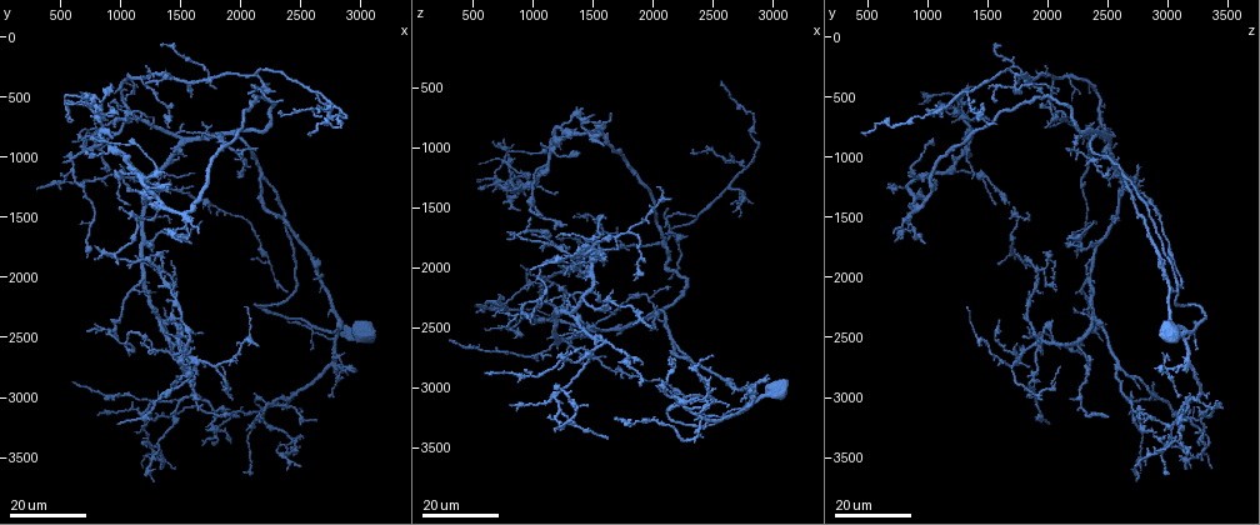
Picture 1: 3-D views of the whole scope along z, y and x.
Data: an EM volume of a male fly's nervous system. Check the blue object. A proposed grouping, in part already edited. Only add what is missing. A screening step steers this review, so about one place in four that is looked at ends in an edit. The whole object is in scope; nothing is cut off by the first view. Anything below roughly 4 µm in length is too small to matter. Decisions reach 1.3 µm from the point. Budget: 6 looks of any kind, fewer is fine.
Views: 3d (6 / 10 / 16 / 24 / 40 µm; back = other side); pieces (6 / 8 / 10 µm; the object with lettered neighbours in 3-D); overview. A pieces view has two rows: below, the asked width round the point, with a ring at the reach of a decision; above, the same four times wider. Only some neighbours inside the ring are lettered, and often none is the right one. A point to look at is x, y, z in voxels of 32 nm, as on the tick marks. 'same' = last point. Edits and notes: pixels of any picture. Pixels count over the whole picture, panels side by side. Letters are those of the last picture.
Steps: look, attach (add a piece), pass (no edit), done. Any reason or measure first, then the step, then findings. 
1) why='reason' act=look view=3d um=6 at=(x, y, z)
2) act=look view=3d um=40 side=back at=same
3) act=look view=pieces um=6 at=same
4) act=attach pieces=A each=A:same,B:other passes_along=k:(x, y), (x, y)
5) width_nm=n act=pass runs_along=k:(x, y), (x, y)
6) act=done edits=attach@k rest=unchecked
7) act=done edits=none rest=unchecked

why='free end' act=look view=3d um=16 at=(980, 3220, 2020)

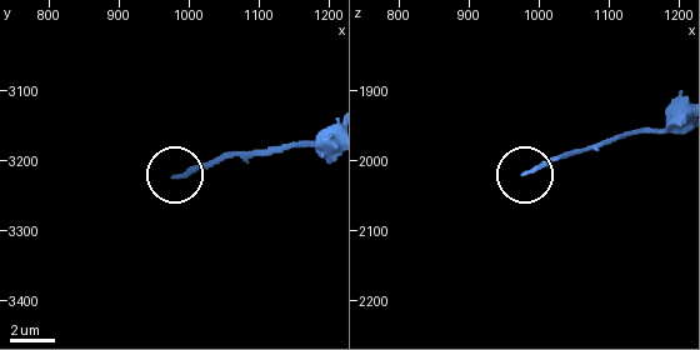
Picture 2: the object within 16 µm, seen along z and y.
act=look view=3d um=10 at=(985, 3220, 2015)

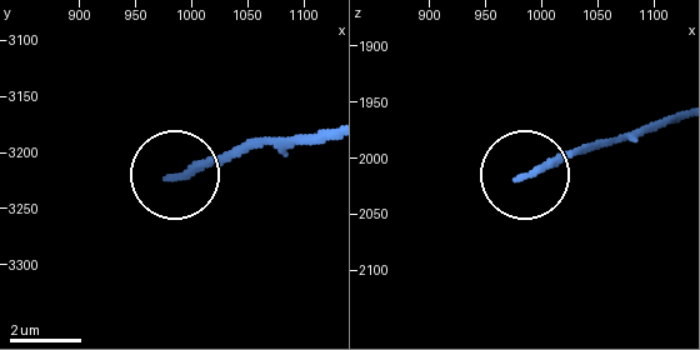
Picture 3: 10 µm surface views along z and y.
act=look view=pieces um=8 at=(984, 3222, 2018)

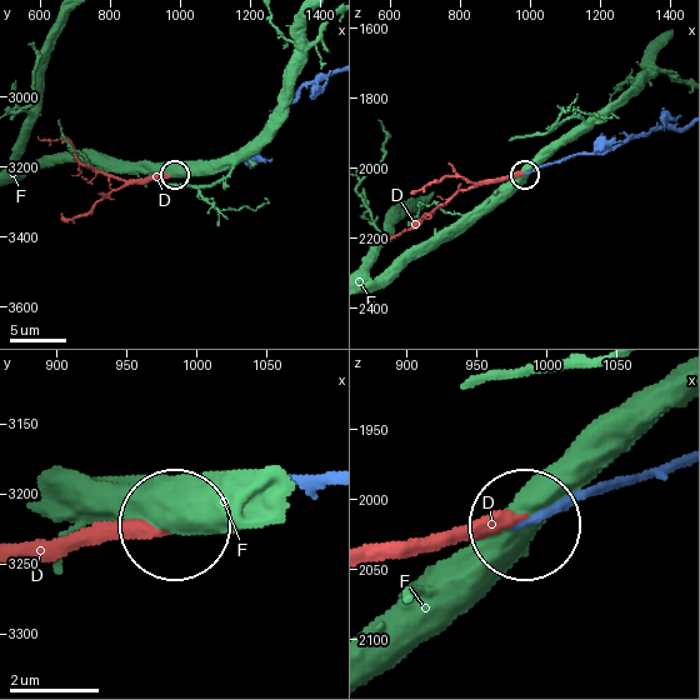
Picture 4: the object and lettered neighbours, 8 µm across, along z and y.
width_nm=200 act=attach pieces=D each=D:same,F:other passes_along=4:(551, 164), (458, 189), (388, 239) found='it goes on there'

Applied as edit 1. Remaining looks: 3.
why='branch stops here' act=look view=3d um=24 at=(1440, 2600, 2100)

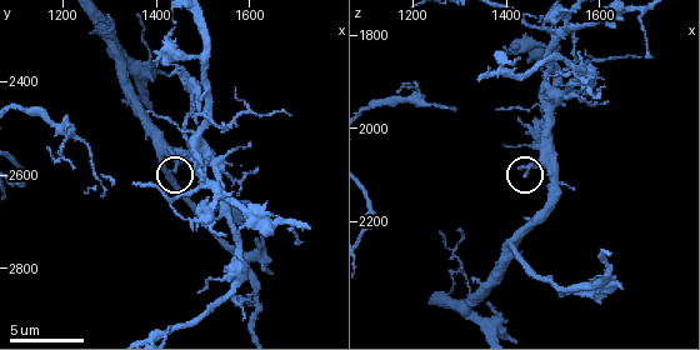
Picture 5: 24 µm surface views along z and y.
act=look view=pieces um=10 at=(1440, 2595, 2100)

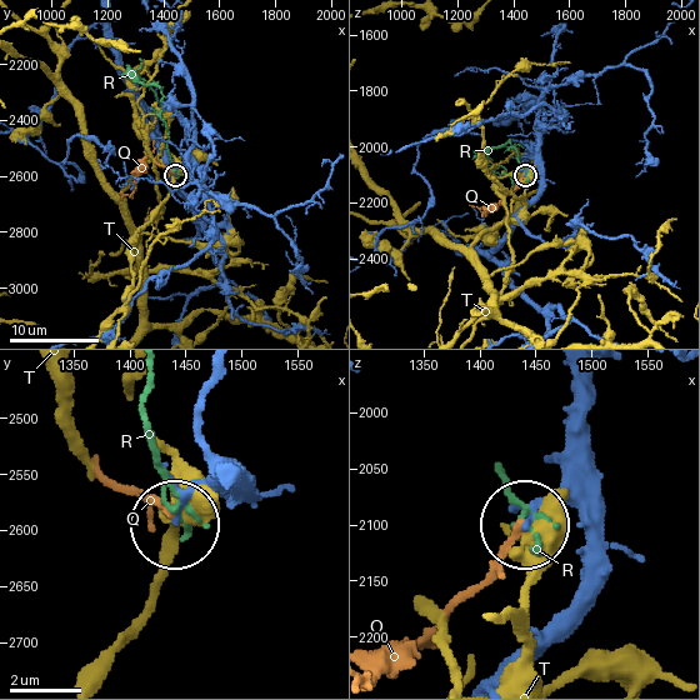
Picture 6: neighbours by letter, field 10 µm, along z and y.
act=pass each=Q:other,R:other,T:other found='none of them fits'

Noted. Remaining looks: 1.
act=done edits=attach@4 rest=unchecked

